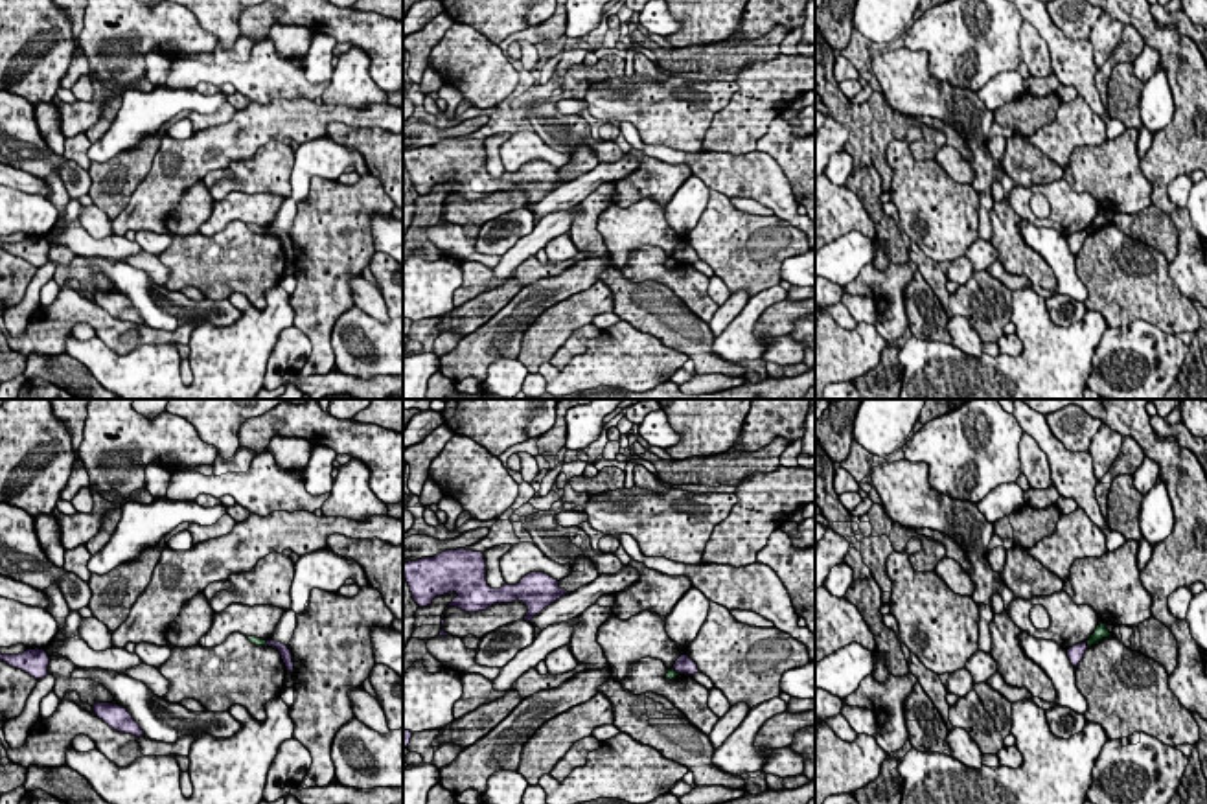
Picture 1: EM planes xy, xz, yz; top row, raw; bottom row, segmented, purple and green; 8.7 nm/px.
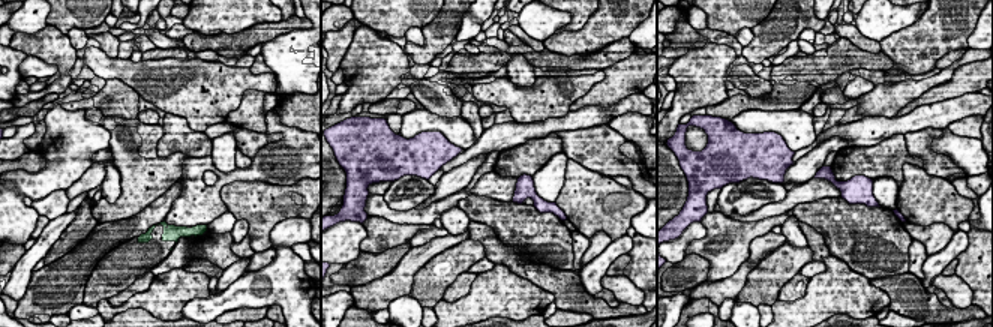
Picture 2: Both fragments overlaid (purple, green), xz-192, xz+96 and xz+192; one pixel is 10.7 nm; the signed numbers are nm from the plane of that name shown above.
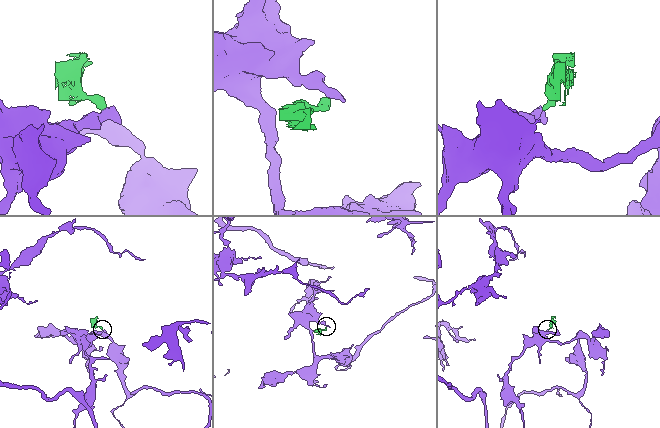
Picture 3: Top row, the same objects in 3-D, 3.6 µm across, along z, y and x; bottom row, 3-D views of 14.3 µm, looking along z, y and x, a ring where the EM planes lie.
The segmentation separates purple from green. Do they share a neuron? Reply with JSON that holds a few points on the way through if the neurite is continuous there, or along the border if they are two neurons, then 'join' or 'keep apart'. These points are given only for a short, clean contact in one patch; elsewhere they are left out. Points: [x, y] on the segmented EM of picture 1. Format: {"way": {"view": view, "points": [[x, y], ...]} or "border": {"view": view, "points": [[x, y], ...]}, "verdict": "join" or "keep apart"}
{"border": {"view": "yz", "points": [[1086, 643], [1088, 646]]}, "verdict": "keep apart"}

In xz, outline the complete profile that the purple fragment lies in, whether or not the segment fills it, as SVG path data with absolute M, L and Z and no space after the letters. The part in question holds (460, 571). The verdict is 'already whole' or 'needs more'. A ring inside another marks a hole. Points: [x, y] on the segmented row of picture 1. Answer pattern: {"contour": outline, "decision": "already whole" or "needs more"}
{"contour": "M466 548L403 563L403 576L420 607L427 607L436 596L449 592L458 596L447 607L458 607L466 613L478 613L495 603L519 600L528 607L526 622L532 622L545 607L569 594L558 580L545 572L530 572L517 585L504 583L500 589L491 589L486 581L484 554Z", "decision": "already whole"}

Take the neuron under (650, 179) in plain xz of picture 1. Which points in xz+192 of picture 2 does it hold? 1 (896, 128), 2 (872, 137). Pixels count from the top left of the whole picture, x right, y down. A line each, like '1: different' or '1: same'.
1: different
2: different

